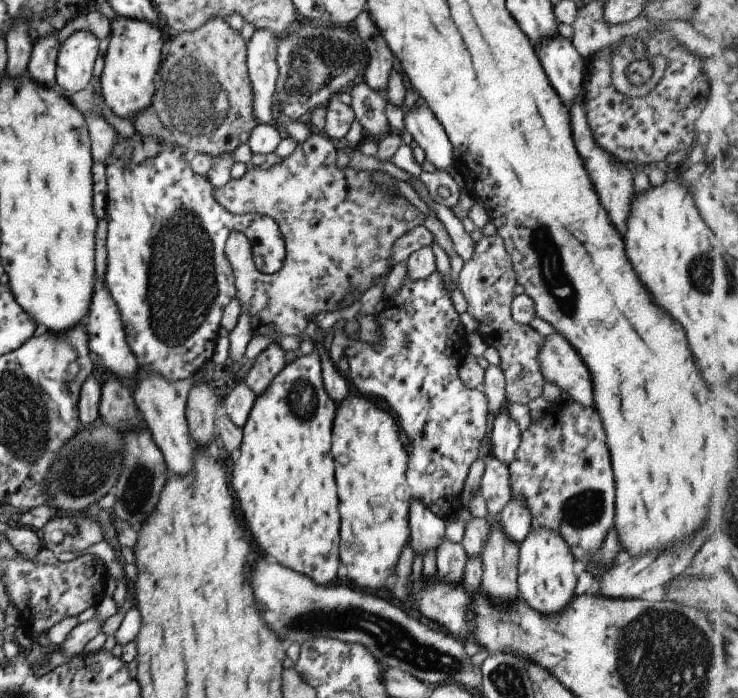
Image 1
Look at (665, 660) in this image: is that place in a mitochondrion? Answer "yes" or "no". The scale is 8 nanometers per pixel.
yes

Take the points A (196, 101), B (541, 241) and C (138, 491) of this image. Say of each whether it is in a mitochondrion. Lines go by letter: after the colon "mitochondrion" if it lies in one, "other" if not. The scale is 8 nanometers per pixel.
A: mitochondrion
B: mitochondrion
C: mitochondrion

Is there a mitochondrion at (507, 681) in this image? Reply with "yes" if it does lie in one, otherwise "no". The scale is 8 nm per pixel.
yes

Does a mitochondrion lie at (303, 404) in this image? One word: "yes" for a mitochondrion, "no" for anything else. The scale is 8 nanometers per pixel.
yes

